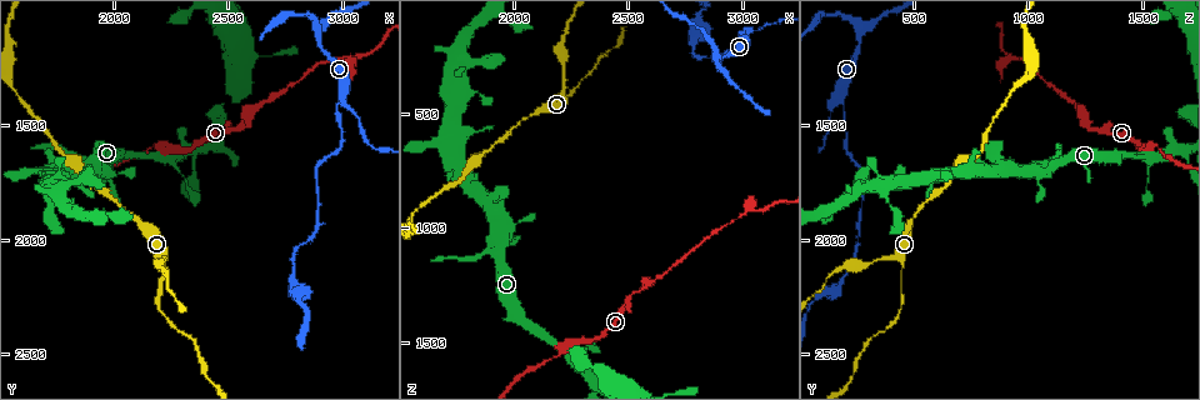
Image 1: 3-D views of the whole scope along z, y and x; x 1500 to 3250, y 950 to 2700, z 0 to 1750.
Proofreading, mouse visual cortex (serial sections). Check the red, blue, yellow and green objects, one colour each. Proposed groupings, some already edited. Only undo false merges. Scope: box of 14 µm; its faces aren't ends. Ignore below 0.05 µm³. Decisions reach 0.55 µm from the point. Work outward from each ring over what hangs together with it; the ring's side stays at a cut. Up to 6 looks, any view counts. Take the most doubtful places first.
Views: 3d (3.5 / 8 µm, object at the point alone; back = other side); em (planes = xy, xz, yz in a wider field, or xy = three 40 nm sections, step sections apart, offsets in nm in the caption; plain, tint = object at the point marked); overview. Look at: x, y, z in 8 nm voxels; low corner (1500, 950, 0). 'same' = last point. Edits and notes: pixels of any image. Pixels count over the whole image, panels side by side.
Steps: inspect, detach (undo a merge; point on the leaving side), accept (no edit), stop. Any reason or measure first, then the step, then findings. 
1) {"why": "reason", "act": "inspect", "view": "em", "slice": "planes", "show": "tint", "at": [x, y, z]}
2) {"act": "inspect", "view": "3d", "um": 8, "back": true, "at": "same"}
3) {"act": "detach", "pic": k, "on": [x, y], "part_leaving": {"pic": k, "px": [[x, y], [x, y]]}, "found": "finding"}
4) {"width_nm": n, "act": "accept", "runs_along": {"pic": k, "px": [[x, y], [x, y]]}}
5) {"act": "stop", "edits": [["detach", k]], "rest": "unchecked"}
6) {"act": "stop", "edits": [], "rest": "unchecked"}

{"why": "thick turns thin", "act": "inspect", "view": "3d", "um": 8, "back": true, "at": [3020, 1210, 920]}

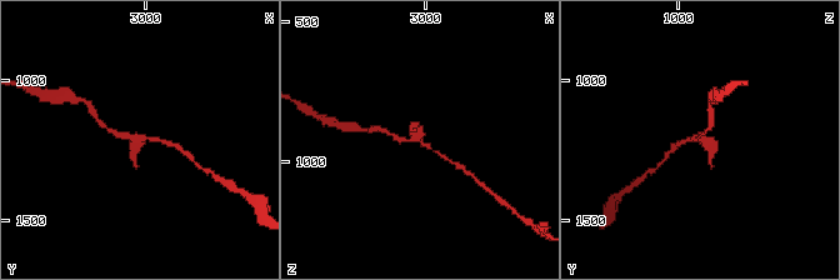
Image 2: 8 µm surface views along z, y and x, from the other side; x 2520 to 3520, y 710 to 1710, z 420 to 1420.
{"why": "zoom in", "act": "inspect", "view": "3d", "um": 3.5, "at": [3020, 1200, 930]}

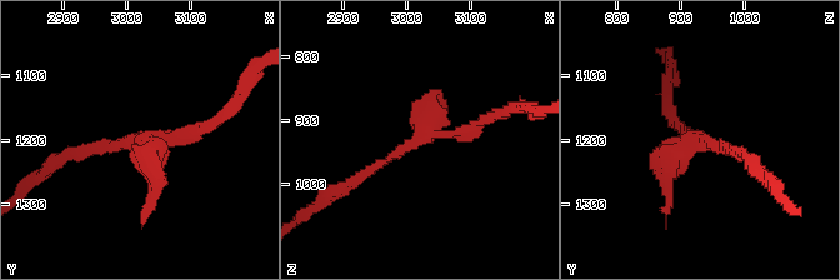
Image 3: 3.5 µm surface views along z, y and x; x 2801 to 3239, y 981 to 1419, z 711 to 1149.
{"why": "need the tissue", "act": "inspect", "view": "em", "slice": "xy", "step": 1, "show": "tint", "at": [3025, 1200, 920]}

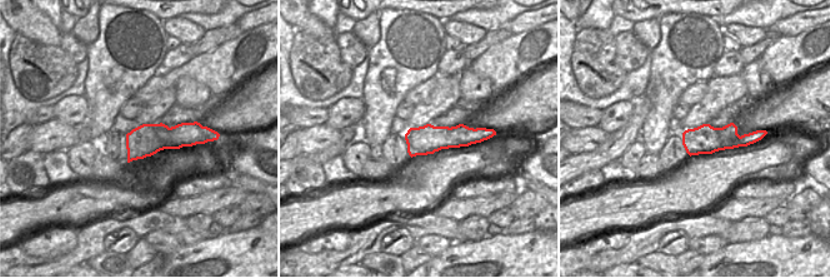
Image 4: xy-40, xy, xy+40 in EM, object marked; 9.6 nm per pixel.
{"act": "accept", "runs_along": {"pic": 3, "px": [[355, 180], [424, 135], [431, 109]]}, "found": "all the same cell"}

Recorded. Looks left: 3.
{"why": "thin arm on a thick one", "act": "inspect", "view": "3d", "um": 3.5, "at": [3010, 1380, 170]}

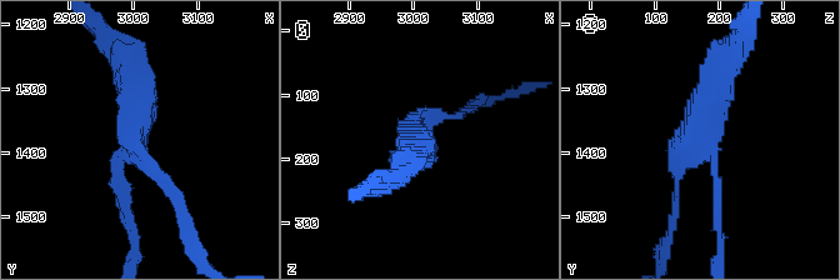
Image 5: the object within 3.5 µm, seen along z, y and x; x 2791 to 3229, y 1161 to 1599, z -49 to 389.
{"act": "inspect", "view": "em", "slice": "xy", "step": 5, "show": "tint", "at": [3005, 1385, 175]}

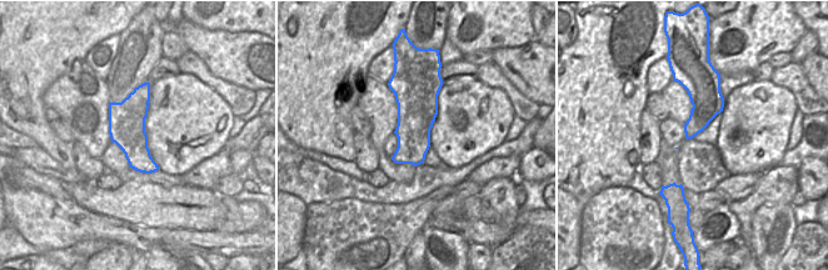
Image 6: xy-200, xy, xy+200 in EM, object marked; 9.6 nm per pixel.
{"arm_widths_nm": [100, 150, 400], "act": "accept", "runs_along": {"pic": 5, "px": [[718, 66], [701, 124], [718, 220]]}, "found": "continuous, no second cell"}

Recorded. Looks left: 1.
{"act": "stop", "edits": [], "rest": "unchecked"}

